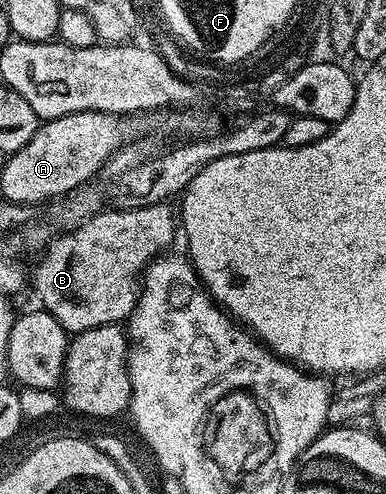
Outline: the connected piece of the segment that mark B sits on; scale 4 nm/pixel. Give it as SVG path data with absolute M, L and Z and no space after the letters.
M169 202L153 203L147 207L133 207L132 209L99 210L89 219L78 224L73 229L67 229L57 237L51 238L45 244L46 256L32 267L32 287L38 294L41 306L68 333L77 333L96 329L100 325L109 323L121 324L129 320L134 306L138 303L140 280L146 266L159 255L171 250L170 242L176 235L176 211L170 208Z

